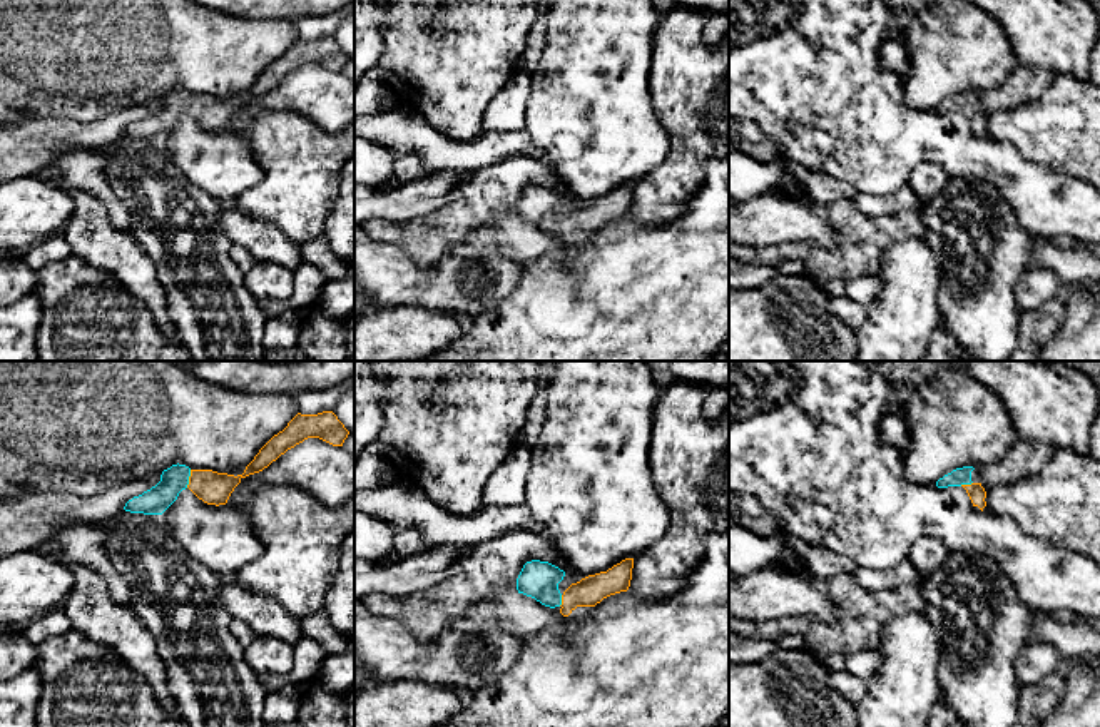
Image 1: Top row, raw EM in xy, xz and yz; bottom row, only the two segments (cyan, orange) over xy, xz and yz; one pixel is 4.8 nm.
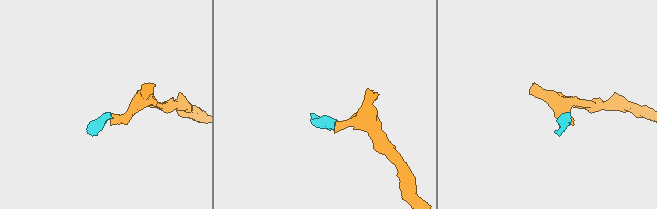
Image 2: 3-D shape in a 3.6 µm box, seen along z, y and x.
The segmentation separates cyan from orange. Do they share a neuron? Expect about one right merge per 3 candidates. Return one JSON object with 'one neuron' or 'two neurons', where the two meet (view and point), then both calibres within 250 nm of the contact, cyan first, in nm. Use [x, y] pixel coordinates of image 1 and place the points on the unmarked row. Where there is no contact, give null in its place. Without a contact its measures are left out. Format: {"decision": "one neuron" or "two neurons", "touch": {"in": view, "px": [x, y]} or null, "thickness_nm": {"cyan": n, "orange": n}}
{"decision": "one neuron", "touch": {"in": "xy", "px": [188, 104]}, "thickness_nm": {"cyan": 130, "orange": 160}}

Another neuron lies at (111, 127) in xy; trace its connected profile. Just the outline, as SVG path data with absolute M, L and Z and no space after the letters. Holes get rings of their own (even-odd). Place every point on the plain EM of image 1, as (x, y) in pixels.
M155 99L139 107L114 112L95 122L79 122L69 117L35 117L2 127L0 182L37 175L64 149L112 145L129 125L155 112L160 100Z

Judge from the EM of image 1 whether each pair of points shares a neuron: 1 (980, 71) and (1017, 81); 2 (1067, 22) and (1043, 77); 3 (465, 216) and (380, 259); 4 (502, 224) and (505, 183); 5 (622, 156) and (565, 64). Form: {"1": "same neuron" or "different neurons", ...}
{"1": "different neurons", "2": "different neurons", "3": "different neurons", "4": "different neurons", "5": "same neuron"}

